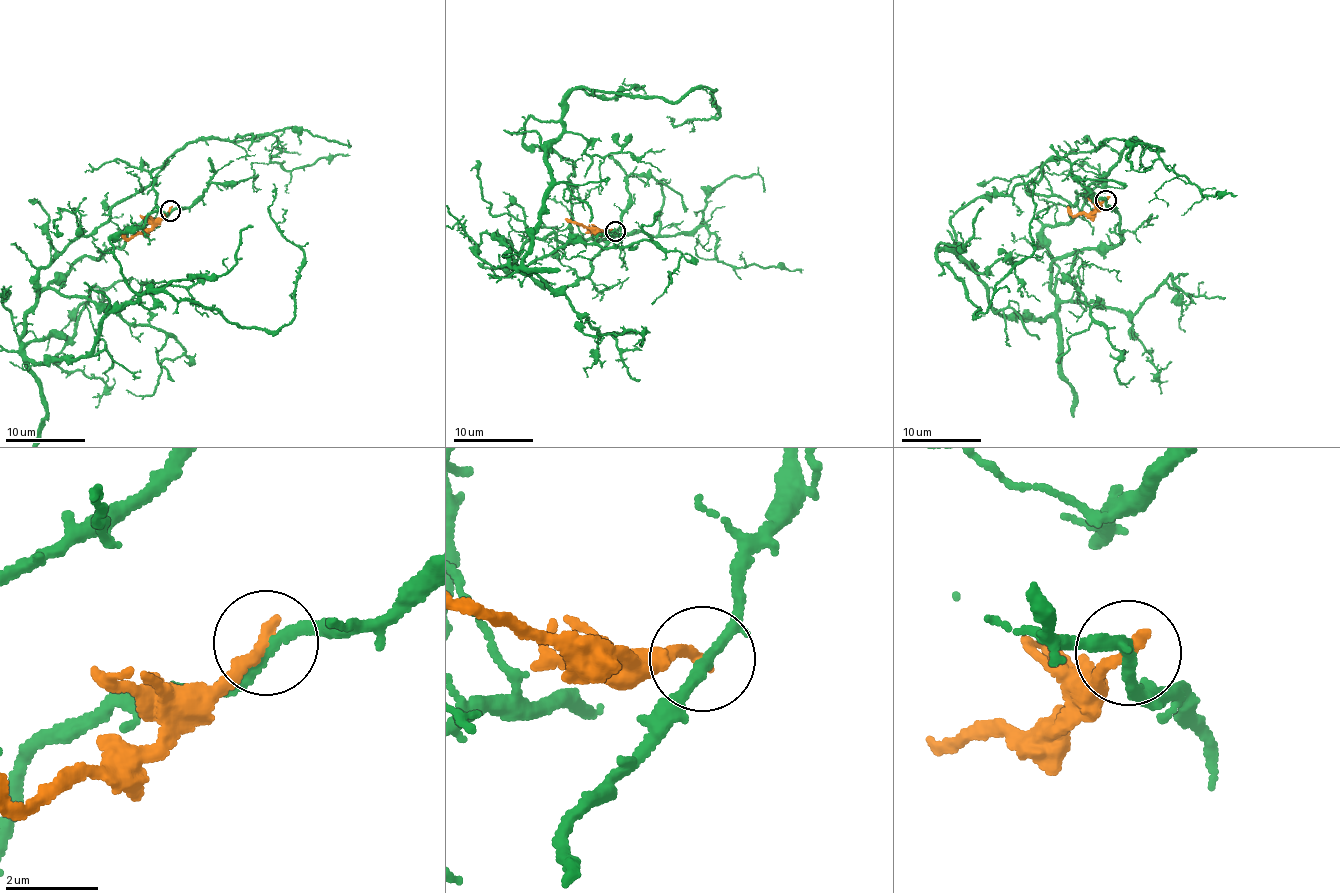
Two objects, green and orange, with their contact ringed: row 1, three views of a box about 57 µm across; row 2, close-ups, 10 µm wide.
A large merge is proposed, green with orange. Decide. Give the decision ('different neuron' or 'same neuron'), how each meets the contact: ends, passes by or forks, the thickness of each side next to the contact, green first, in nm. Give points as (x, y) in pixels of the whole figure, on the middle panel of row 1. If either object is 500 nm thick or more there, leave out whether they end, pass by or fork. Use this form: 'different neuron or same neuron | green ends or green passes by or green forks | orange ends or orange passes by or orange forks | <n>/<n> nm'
different neuron | green passes by | orange ends | 240/280 nm

